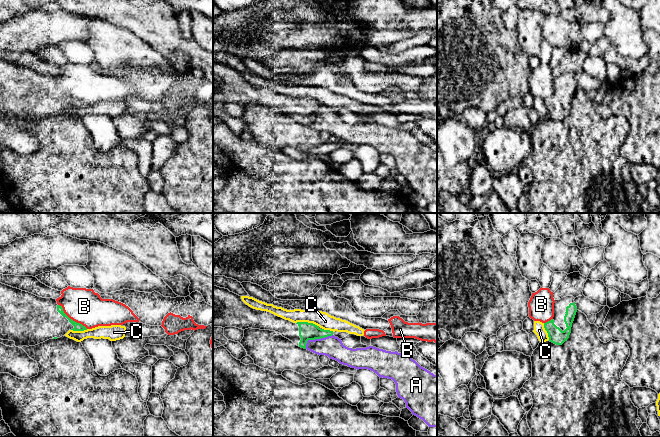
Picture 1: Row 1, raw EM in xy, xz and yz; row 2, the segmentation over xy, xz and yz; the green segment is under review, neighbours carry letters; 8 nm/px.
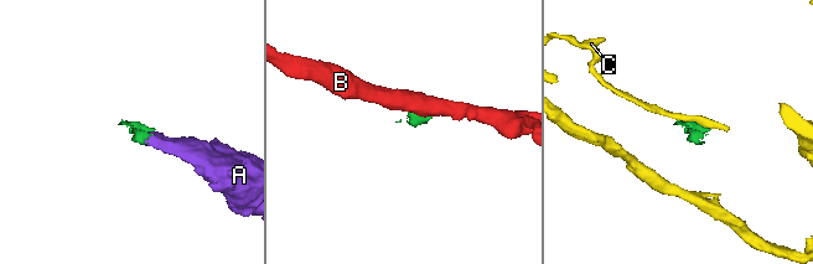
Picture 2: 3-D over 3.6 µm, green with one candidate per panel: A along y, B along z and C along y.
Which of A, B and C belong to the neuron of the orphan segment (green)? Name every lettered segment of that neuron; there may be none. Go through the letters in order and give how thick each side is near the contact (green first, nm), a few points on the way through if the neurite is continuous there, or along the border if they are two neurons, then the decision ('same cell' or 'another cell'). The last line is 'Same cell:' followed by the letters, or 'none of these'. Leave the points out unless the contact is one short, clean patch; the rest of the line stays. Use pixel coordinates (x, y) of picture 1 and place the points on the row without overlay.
A: 140/170 nm | across xz (307, 107), (316, 114), (331, 122) | same cell
B: 60/280 nm | another cell
C: 140/130 nm | along xz (296, 98), (312, 98), (320, 104) | another cell
Same cell: A

